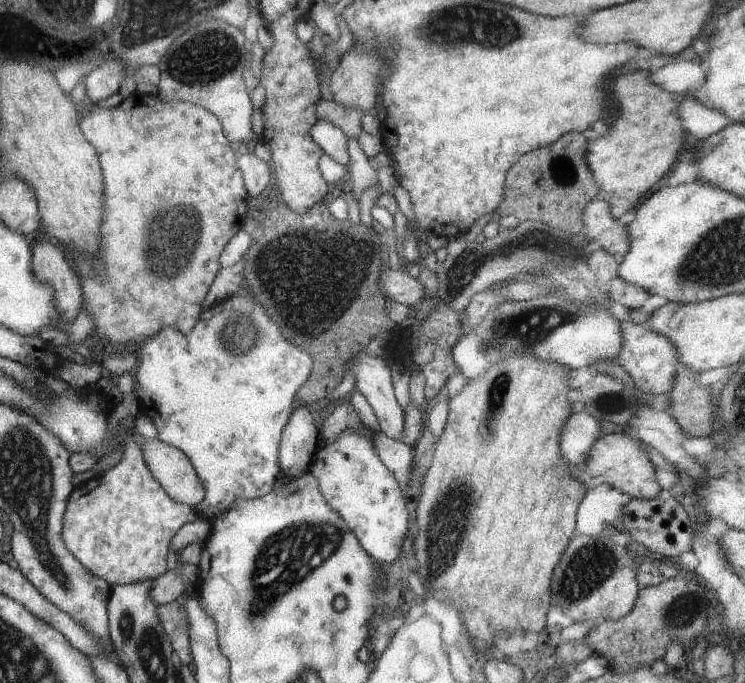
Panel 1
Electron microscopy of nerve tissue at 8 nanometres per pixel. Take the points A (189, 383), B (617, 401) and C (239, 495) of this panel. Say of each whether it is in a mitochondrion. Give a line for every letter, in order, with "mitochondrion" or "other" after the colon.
A: other
B: mitochondrion
C: other

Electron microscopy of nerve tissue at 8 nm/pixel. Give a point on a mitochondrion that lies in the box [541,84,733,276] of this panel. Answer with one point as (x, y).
(562, 171)

